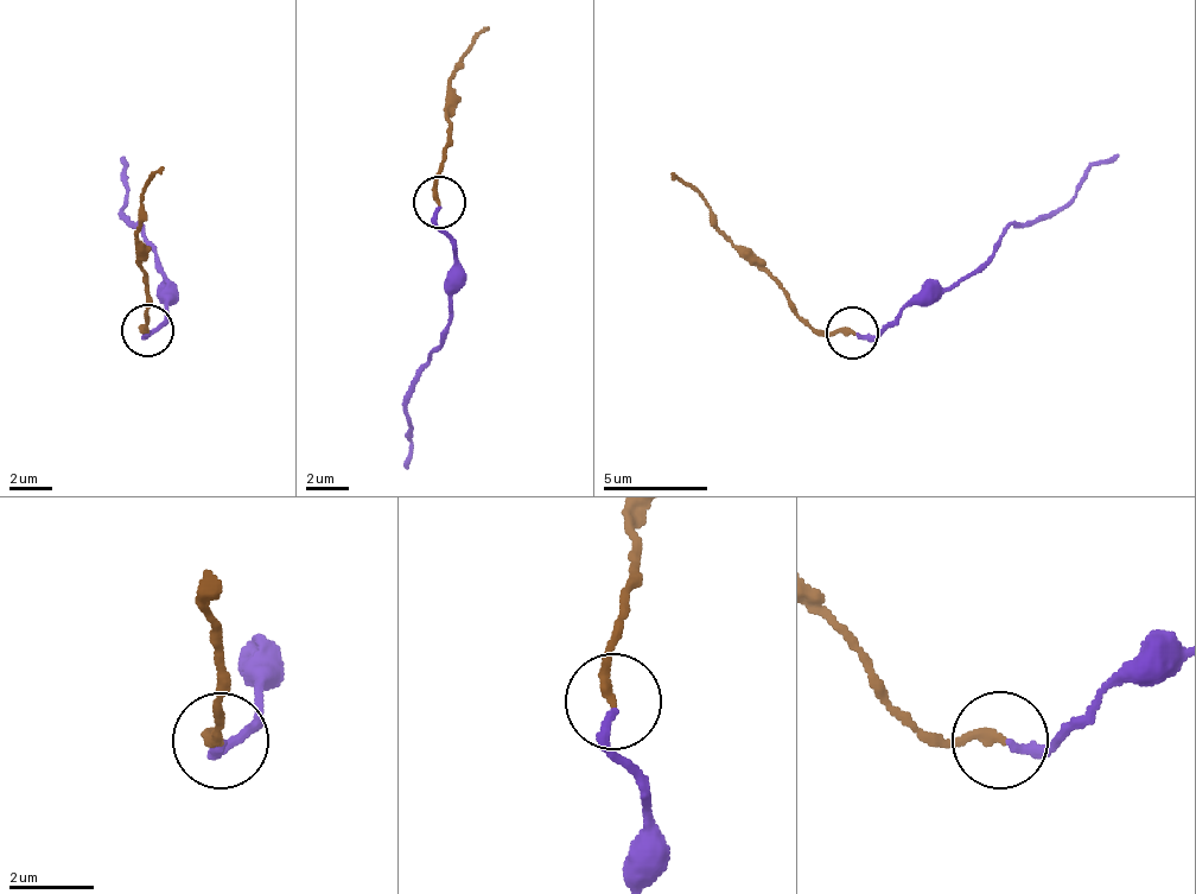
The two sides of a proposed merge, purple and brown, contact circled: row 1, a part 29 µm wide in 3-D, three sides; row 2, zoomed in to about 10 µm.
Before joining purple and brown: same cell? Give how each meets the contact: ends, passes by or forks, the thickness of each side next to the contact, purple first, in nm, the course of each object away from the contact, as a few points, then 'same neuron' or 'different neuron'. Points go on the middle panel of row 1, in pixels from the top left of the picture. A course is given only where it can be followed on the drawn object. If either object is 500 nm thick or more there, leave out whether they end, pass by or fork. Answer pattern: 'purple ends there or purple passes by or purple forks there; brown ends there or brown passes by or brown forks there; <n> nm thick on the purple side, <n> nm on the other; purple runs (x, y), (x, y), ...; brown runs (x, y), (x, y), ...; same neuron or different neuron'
purple ends there; brown ends there; 200 nm thick on the purple side, 240 nm on the other; purple runs (440, 203), (434, 224), (452, 241), (451, 325), (425, 363), (406, 406), (414, 432), (406, 470); brown runs (440, 203), (450, 75), (488, 29); same neuron

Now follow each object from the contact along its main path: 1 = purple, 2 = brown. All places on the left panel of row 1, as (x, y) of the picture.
1: (148, 329), (145, 335), (163, 319), (166, 273), (138, 227), (121, 213), (129, 176), (122, 156)
2: (148, 329), (145, 328), (135, 227), (139, 195), (163, 167)

